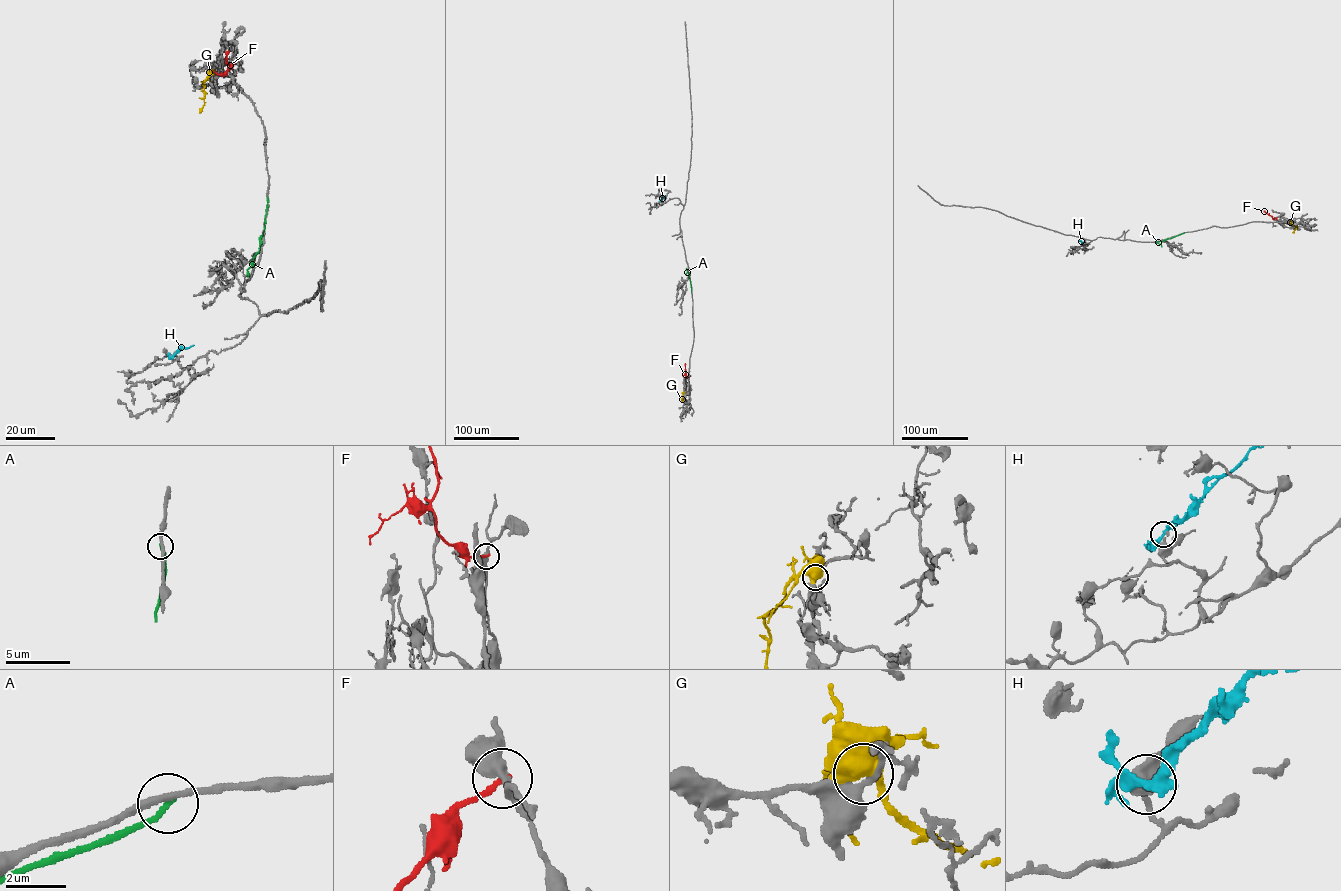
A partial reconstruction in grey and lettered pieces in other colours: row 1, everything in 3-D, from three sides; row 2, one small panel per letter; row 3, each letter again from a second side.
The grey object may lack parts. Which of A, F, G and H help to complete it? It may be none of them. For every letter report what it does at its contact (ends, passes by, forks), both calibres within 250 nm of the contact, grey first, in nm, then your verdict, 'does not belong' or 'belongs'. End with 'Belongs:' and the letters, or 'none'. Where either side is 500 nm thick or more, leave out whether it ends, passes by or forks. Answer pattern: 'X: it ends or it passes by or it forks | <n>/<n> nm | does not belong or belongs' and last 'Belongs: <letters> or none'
A: it ends | 220/180 nm | does not belong
F: it ends | 400/200 nm | does not belong
G: 280/800 nm | does not belong
H: it forks | 220/240 nm | does not belong
Belongs: none

